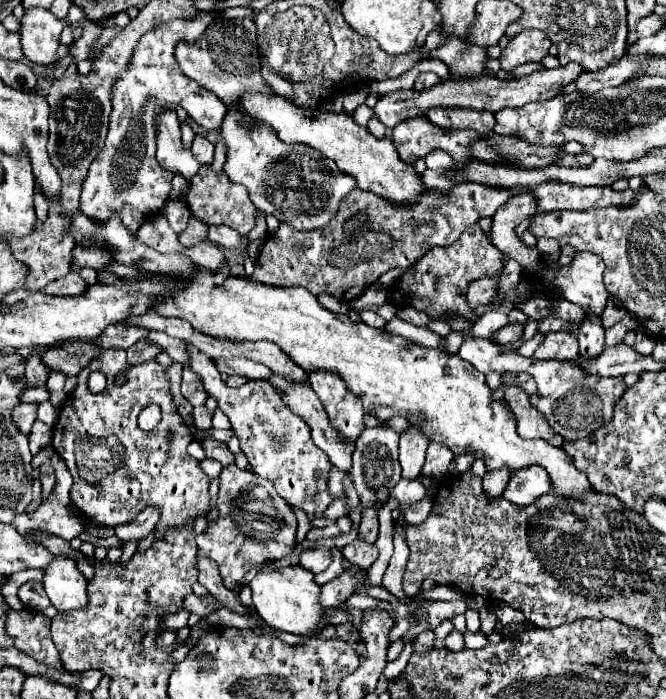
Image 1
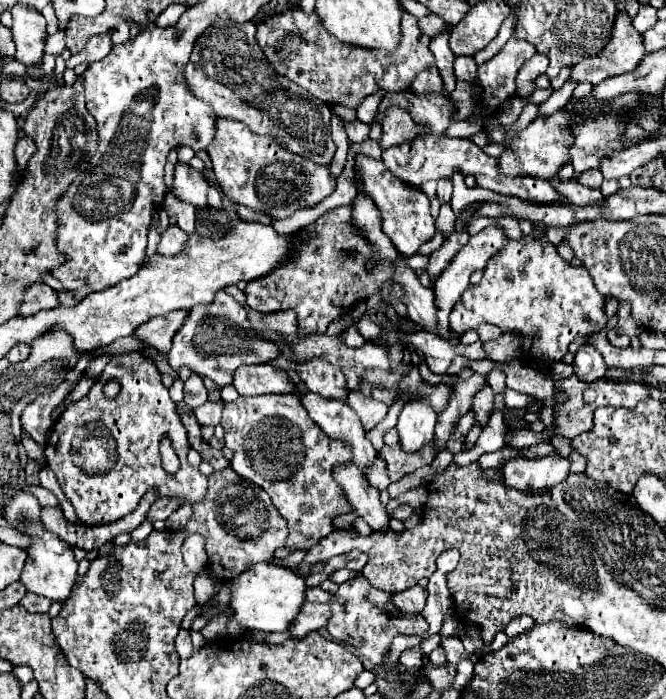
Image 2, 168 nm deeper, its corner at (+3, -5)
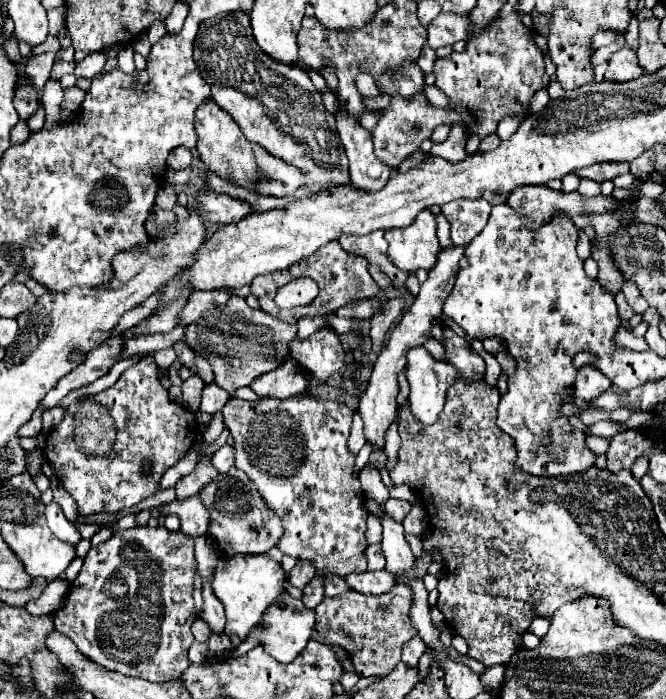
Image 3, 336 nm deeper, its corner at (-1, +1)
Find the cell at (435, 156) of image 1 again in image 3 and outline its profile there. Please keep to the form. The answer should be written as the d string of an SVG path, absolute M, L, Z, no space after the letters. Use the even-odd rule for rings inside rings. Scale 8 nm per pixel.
M484 198L459 199L448 202L442 206L444 216L452 224L452 244L454 246L466 246L480 234L480 230L486 226L490 218L492 206Z

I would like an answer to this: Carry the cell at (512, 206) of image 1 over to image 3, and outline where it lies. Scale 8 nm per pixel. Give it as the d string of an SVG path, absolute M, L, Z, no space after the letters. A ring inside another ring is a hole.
M454 246L454 248L448 248L448 250L442 250L440 252L436 266L428 274L428 280L420 286L418 296L412 300L410 308L402 314L400 322L390 330L388 342L380 350L378 360L374 362L374 370L372 370L368 388L360 396L360 406L358 406L358 412L360 412L362 420L364 420L366 440L372 442L374 448L382 448L384 446L386 428L394 420L394 412L398 408L398 404L396 404L396 396L398 396L398 374L404 370L408 350L414 348L414 346L422 346L428 338L432 338L432 324L434 322L440 324L442 328L446 328L446 324L442 322L442 306L444 306L444 300L448 298L448 294L452 292L452 286L456 282L456 274L460 270L458 262L460 262L460 258L464 258L464 250L466 250L466 246Z

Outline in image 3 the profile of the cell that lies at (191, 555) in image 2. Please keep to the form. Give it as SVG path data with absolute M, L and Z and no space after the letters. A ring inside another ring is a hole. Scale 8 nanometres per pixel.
M198 496L186 498L186 500L174 500L162 506L154 506L150 508L150 516L152 518L164 518L166 514L176 514L180 518L180 532L190 536L190 538L200 538L208 532L208 510L204 508L204 504L200 502Z

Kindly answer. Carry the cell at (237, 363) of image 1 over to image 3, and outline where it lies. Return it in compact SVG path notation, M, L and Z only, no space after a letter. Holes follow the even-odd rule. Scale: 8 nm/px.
M286 360L276 370L260 374L252 380L250 388L258 396L276 396L276 398L290 398L296 394L304 394L308 388L310 376L300 370L294 362Z

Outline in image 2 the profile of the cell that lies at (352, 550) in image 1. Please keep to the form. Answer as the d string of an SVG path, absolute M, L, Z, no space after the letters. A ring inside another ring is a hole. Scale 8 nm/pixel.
M362 576L348 580L348 584L342 584L338 592L334 594L334 600L330 600L332 616L326 624L326 630L334 640L354 646L360 656L368 658L374 664L374 668L378 668L384 664L384 654L388 652L390 642L396 634L418 634L420 636L422 632L428 630L428 622L424 620L422 612L416 612L412 616L402 614L394 606L390 593L378 590L378 596L374 596L372 592L374 588Z

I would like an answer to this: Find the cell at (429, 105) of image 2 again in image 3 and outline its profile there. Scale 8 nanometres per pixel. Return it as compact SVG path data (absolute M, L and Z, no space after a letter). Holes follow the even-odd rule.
M412 64L412 66L404 66L404 70L398 70L398 74L392 74L388 78L380 78L376 80L378 86L384 88L386 94L400 94L404 98L412 98L416 94L424 92L424 72Z

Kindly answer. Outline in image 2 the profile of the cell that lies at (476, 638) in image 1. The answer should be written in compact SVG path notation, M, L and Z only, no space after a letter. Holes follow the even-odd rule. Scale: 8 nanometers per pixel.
M442 638L440 640L440 648L444 648L444 652L446 652L448 664L454 664L456 666L462 660L464 646L462 646L460 638Z

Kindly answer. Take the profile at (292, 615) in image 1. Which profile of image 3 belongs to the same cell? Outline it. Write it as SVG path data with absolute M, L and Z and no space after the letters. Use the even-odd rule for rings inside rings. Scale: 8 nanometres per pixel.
M258 554L258 556L240 556L240 558L224 558L220 556L216 576L214 576L214 594L222 600L226 608L226 634L230 636L232 644L238 646L248 632L264 618L266 610L278 600L280 594L286 592L286 582L288 574L282 570L282 564L272 560L268 554Z

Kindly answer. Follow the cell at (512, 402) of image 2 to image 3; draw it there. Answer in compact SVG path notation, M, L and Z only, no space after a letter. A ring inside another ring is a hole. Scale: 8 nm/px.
M412 348L408 352L408 382L410 382L408 404L410 404L412 416L420 424L432 426L438 420L438 414L442 412L444 402L446 402L446 390L458 380L458 376L460 372L452 364L434 360L426 348Z

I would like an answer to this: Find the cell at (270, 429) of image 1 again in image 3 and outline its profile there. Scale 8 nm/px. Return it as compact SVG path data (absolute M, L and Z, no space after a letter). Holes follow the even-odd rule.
M300 394L300 396L292 396L286 400L280 398L258 398L254 402L248 400L238 400L238 398L230 398L222 410L224 414L224 424L228 426L232 438L234 438L234 454L236 454L236 468L244 470L252 482L256 484L256 488L260 490L262 498L268 502L268 506L282 518L284 522L284 536L278 542L278 548L288 554L294 556L298 560L312 560L316 564L316 572L324 572L324 574L338 574L338 576L346 576L352 570L366 570L366 558L364 558L364 548L366 548L366 518L368 518L368 510L364 508L364 494L362 494L362 486L360 486L360 478L356 472L356 454L350 452L348 448L348 436L350 436L350 426L352 426L352 410L342 404L342 402L322 402L316 400L308 394Z

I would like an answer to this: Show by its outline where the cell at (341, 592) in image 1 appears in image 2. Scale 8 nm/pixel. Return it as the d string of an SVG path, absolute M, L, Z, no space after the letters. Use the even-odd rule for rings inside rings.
M304 602L304 608L300 608L300 612L296 614L296 620L292 620L290 624L290 636L292 638L304 638L306 634L326 626L330 618L330 608L328 604L310 604Z

